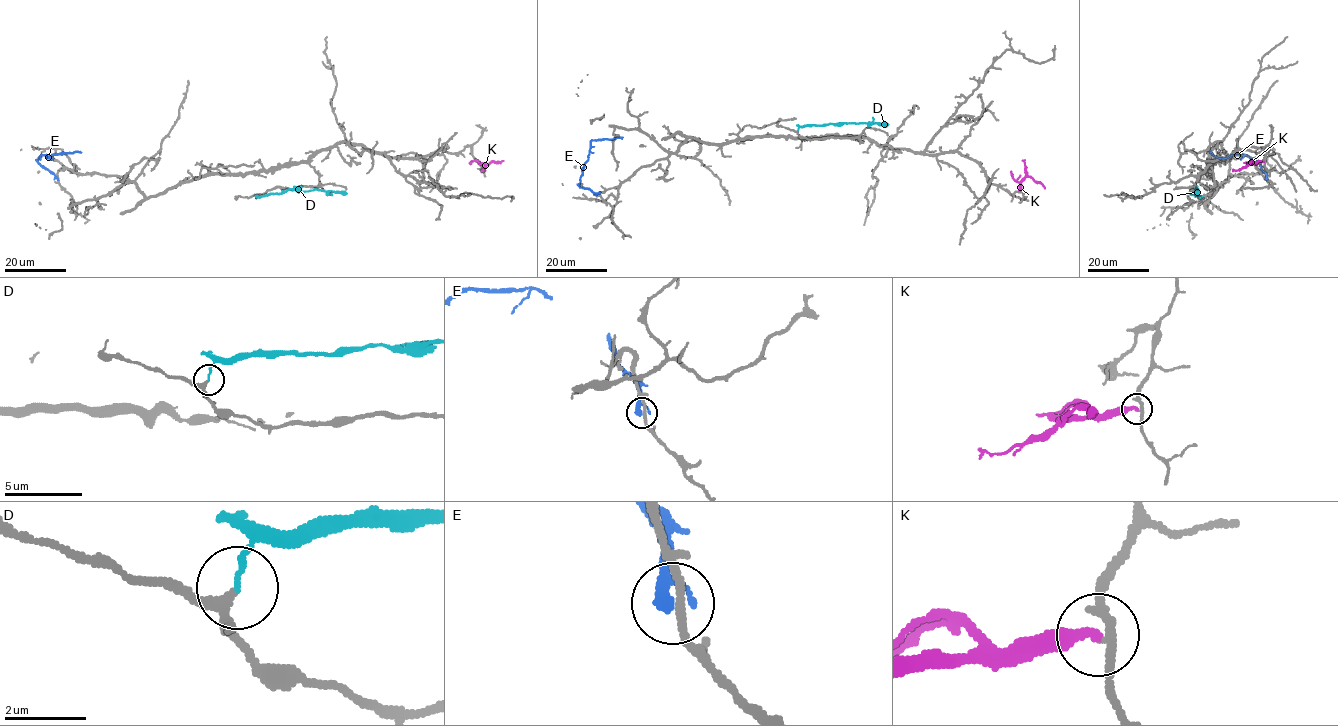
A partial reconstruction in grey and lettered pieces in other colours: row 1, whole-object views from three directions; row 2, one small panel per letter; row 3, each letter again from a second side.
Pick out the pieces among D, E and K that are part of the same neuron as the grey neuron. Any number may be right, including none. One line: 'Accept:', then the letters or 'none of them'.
Accept: none of them

